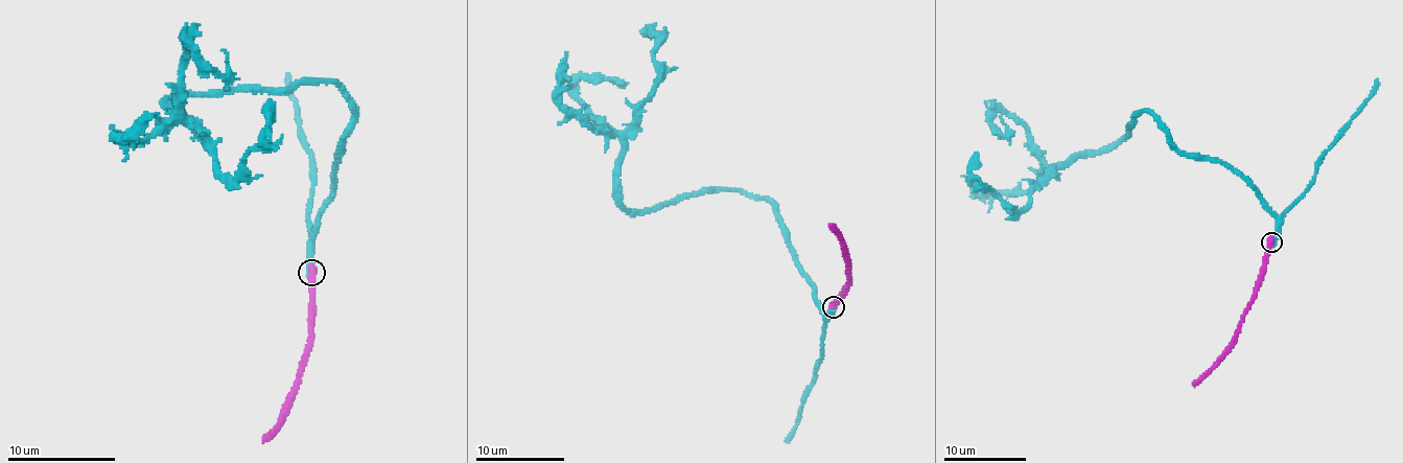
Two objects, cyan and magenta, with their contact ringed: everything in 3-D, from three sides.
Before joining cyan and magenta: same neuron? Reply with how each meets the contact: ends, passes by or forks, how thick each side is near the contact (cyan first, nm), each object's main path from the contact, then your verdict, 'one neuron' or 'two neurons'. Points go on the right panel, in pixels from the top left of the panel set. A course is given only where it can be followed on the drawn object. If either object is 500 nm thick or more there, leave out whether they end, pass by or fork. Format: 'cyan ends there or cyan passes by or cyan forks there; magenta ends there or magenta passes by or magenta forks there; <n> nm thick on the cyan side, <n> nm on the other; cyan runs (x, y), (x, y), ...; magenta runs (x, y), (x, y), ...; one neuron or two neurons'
460 nm thick on the cyan side, 600 nm on the other; cyan runs (1272, 242), (1273, 213), (1241, 177), (1183, 154), (1150, 113), (1013, 211), (969, 171), (978, 153); magenta runs (1272, 242), (1256, 298), (1244, 313), (1237, 341), (1194, 387); two neurons

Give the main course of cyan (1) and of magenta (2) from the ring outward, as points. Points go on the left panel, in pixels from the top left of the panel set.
1: (312, 273), (353, 111), (338, 86), (166, 107), (232, 179), (271, 99)
2: (312, 273), (309, 343), (295, 393), (262, 442)

